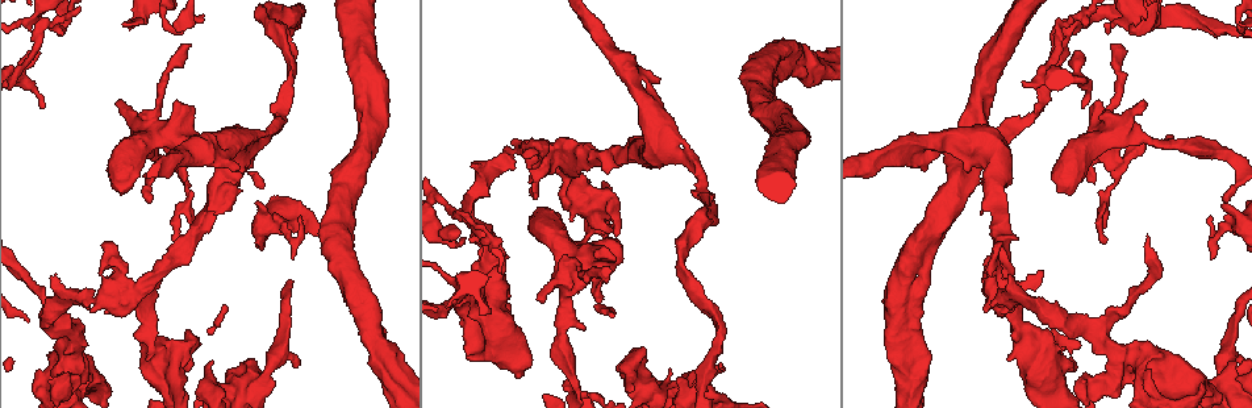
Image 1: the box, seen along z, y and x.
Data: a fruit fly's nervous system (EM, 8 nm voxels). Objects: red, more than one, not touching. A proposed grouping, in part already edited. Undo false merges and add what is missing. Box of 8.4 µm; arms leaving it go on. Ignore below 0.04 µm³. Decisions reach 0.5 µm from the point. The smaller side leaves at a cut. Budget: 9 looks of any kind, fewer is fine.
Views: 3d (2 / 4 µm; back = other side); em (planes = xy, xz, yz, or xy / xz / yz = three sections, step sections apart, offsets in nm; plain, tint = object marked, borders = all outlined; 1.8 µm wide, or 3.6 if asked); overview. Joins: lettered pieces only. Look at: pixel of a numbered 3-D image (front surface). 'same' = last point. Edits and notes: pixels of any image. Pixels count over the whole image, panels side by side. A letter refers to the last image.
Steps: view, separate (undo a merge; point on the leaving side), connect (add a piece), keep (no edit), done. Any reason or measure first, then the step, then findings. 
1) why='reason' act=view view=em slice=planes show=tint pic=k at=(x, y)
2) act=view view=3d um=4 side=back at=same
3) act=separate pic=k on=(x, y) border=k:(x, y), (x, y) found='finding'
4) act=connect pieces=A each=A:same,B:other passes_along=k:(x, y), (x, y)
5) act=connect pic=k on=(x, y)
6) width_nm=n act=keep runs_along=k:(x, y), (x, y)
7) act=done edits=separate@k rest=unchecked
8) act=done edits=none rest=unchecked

why='looks like a crossing' act=view view=3d um=4 pic=1 at=(493, 295)

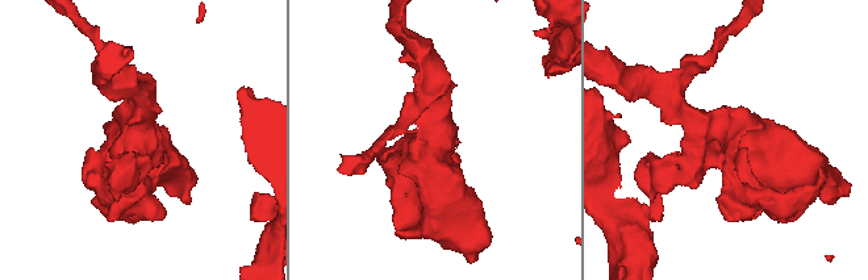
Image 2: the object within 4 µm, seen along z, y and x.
act=view view=em slice=xy step=16 show=tint pic=2 at=(139, 136)

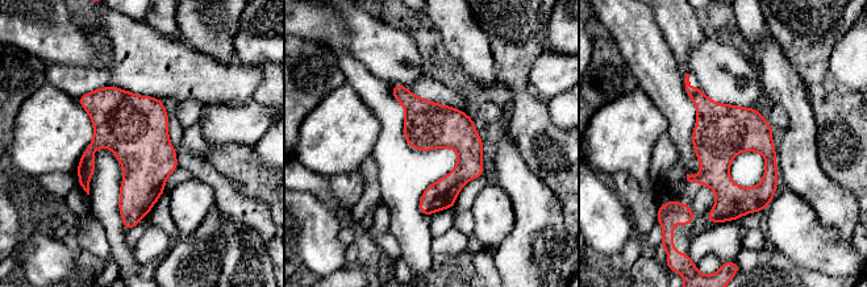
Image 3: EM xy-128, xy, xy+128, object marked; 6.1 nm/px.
why='cut it another way' act=view view=em slice=planes show=borders at=same

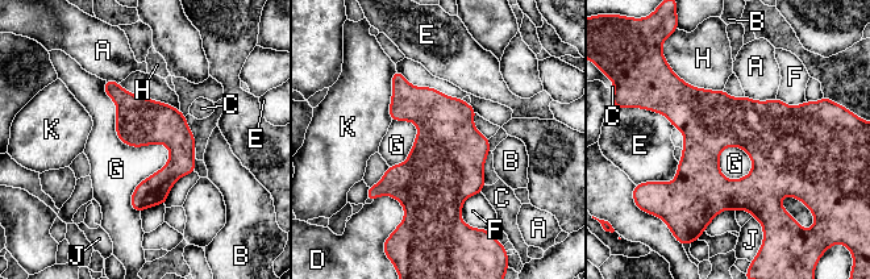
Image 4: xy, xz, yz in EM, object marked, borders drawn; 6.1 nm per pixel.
width_nm=300 longest_contact=G:850nm act=keep each=A:other,B:other,C:other,D:other,E:other,F:other,G:other,H:other,J:other,K:other found='one neuron here'

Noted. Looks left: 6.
why='sudden change in width' act=view view=3d um=2 pic=1 at=(1150, 145)

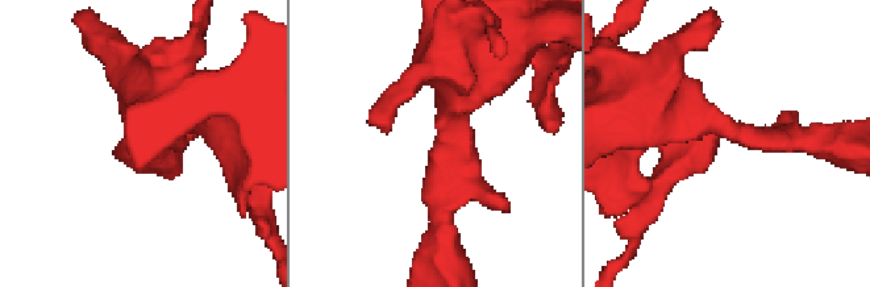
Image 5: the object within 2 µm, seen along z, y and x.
act=view view=em um=3.6 slice=planes show=borders pic=5 at=(450, 151)

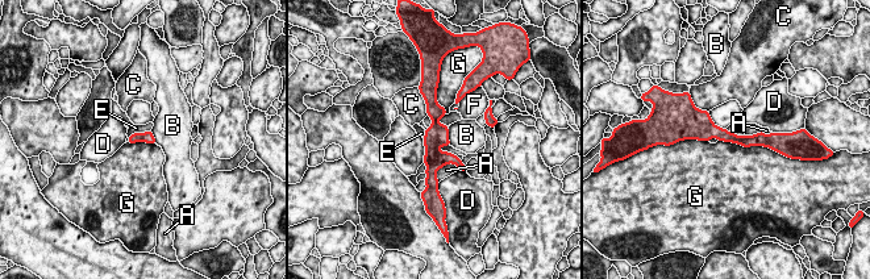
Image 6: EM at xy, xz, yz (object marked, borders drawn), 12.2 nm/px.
act=keep each=A:other,B:other,C:other,D:other,E:other,F:other,G:other runs_along=6:(691, 136), (767, 138) found='all the same neuron'

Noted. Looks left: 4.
why='free end' act=view view=em slice=planes show=borders pic=1 at=(612, 232)

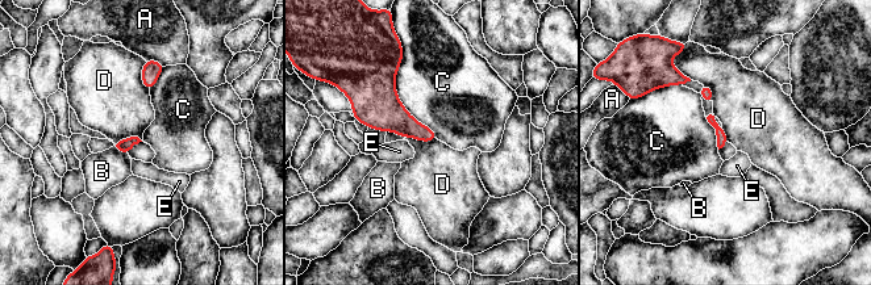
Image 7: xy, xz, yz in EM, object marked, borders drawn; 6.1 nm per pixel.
longest_contact=C:550nm act=keep each=A:other,B:other,C:other,D:other,E:other border=7:(404, 137), (424, 141), (436, 139) found='none of them fits'

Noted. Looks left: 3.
why='an open end' act=view view=3d um=2 pic=1 at=(1208, 218)

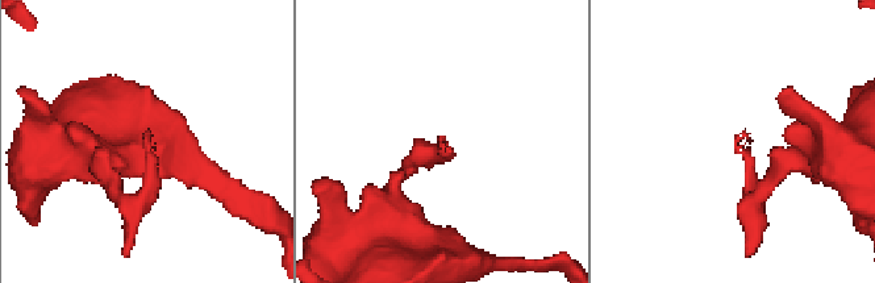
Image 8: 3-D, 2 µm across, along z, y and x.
act=view view=em slice=planes show=borders pic=8 at=(743, 131)

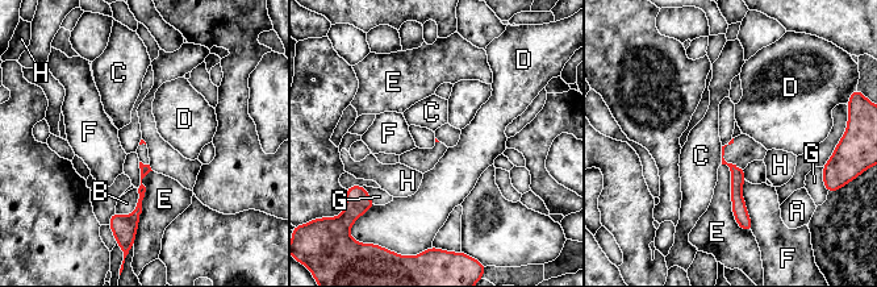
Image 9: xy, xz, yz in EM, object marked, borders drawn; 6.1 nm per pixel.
act=keep each=A:other,B:other,C:other,D:other,E:other,F:other,G:other,H:other runs_along=9:(733, 167), (738, 207), (744, 217) found='no lettered piece goes on from it'

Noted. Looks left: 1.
act=done edits=none rest=unchecked

